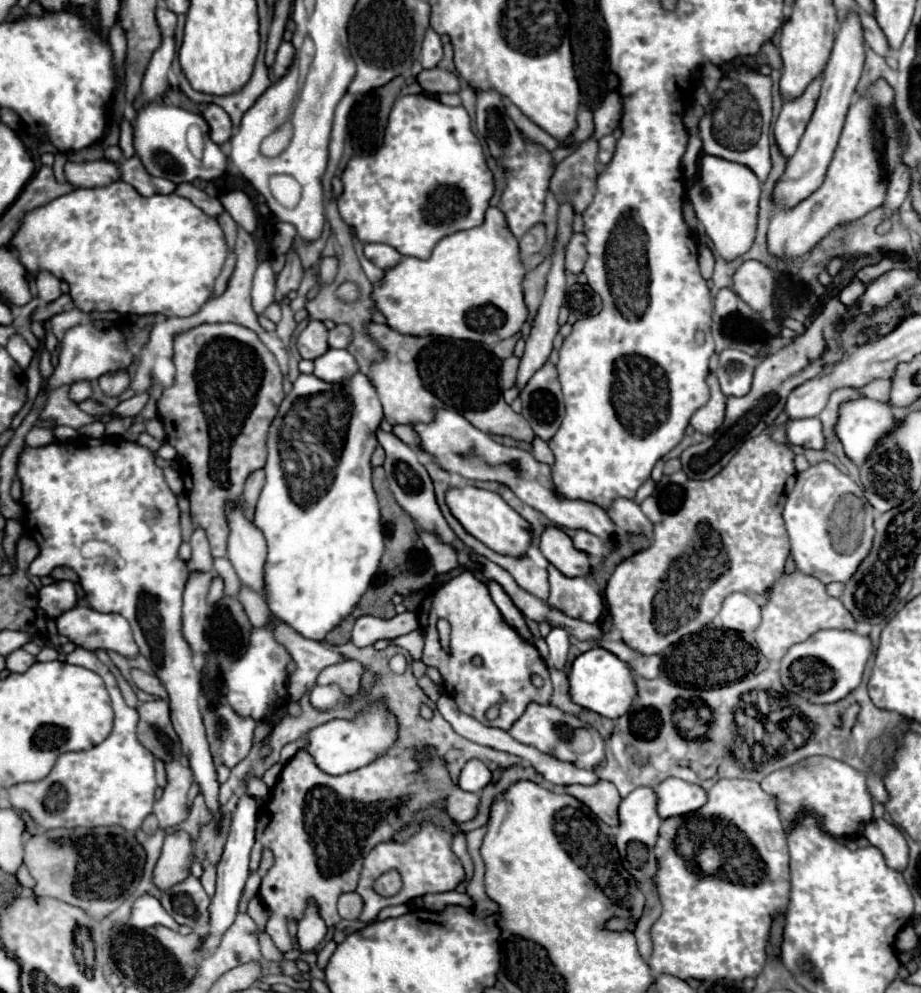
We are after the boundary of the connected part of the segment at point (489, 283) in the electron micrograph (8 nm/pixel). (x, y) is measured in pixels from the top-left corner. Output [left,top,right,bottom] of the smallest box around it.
[371,207,525,345]

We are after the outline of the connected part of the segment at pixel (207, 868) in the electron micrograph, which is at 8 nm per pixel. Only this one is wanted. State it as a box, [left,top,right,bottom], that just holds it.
[201,859,215,895]

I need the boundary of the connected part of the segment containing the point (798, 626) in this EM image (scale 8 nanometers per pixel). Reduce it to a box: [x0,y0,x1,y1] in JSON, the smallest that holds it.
[755,571,855,663]

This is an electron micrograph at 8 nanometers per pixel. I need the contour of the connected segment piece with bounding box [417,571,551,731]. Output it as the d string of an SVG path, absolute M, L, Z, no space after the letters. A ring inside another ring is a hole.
M463 571L461 575L443 583L431 599L425 599L421 603L417 617L423 625L425 637L423 663L427 667L439 669L445 679L445 691L457 701L463 713L475 717L483 725L507 731L523 715L529 701L539 701L543 705L549 703L551 679L547 665L541 661L533 645L525 645L525 641L521 641L521 637L513 633L513 627L505 625L505 619L493 603L487 585L481 583L473 573ZM439 619L447 619L451 623L449 651L439 645L439 635L435 629L435 623ZM533 673L543 679L541 687L535 687L531 683ZM497 703L501 703L499 715L489 721L485 713Z

